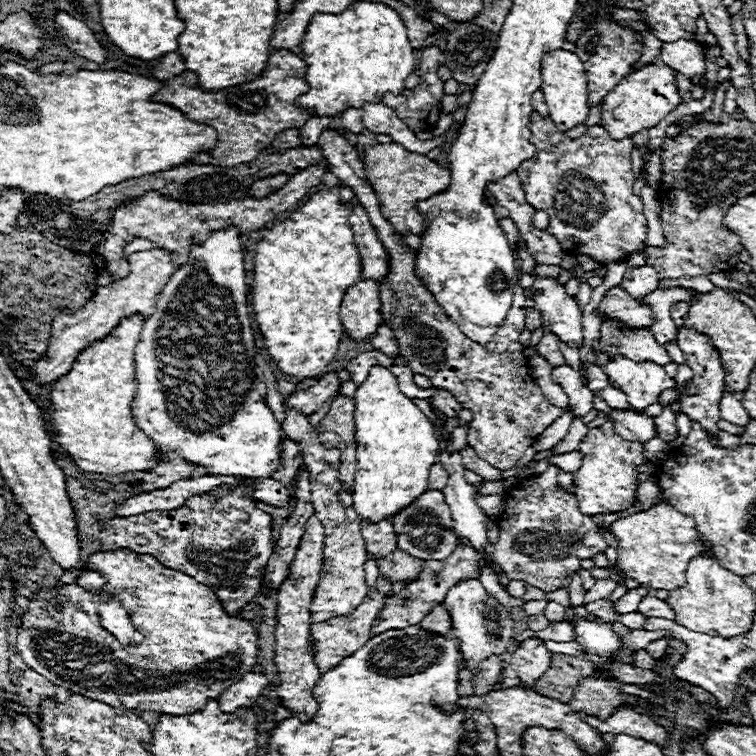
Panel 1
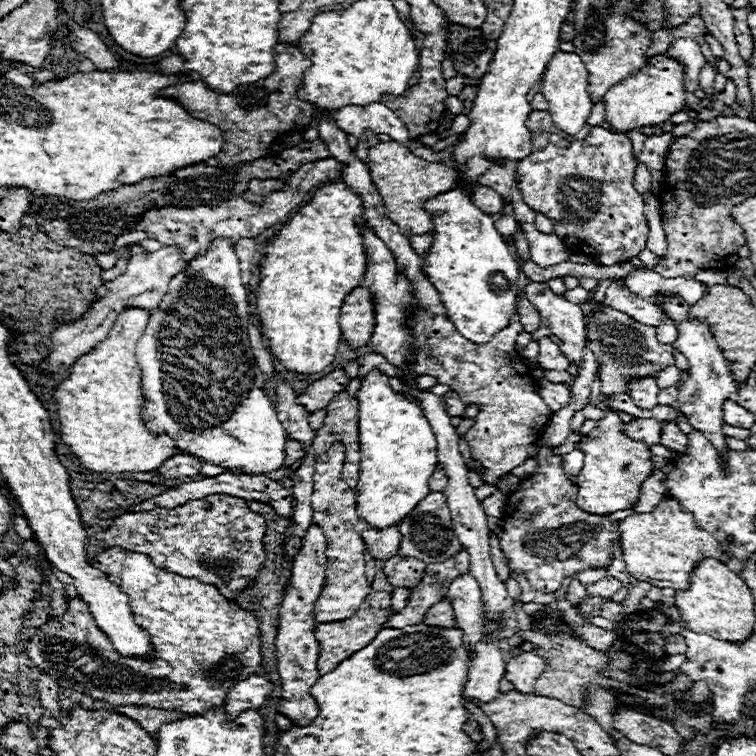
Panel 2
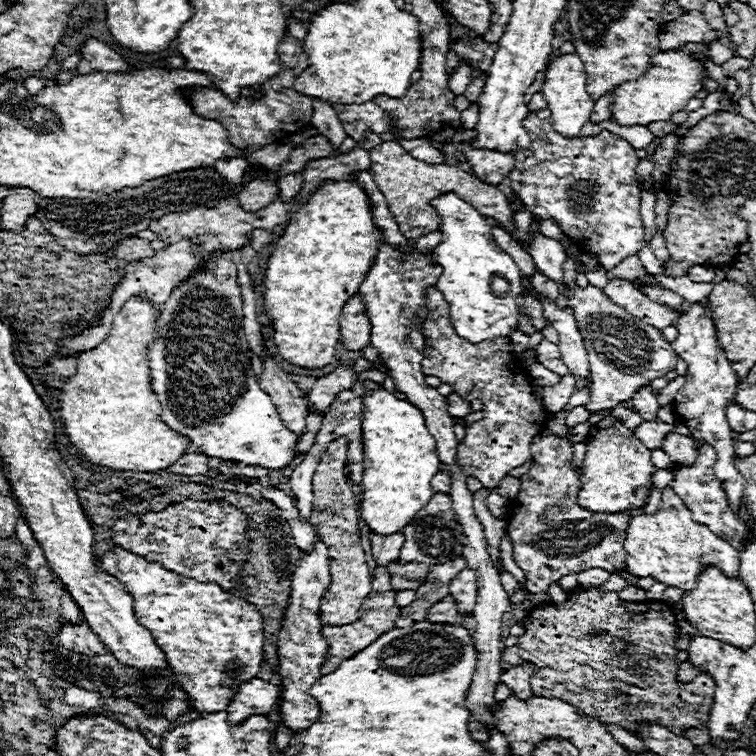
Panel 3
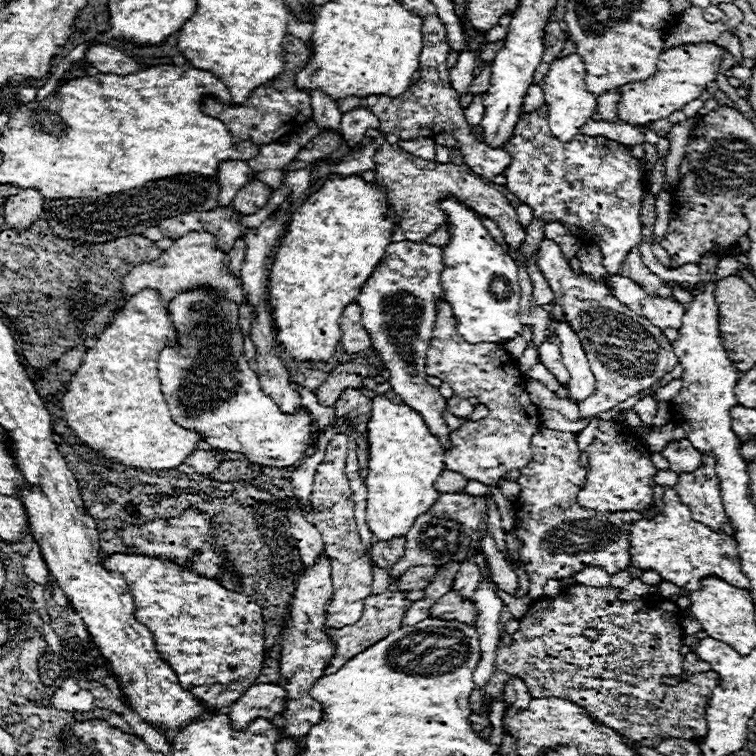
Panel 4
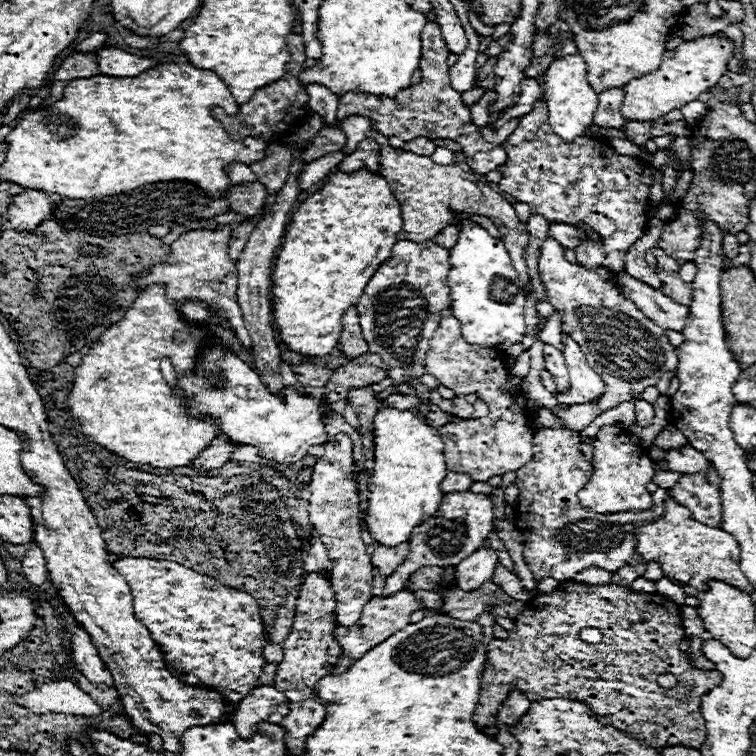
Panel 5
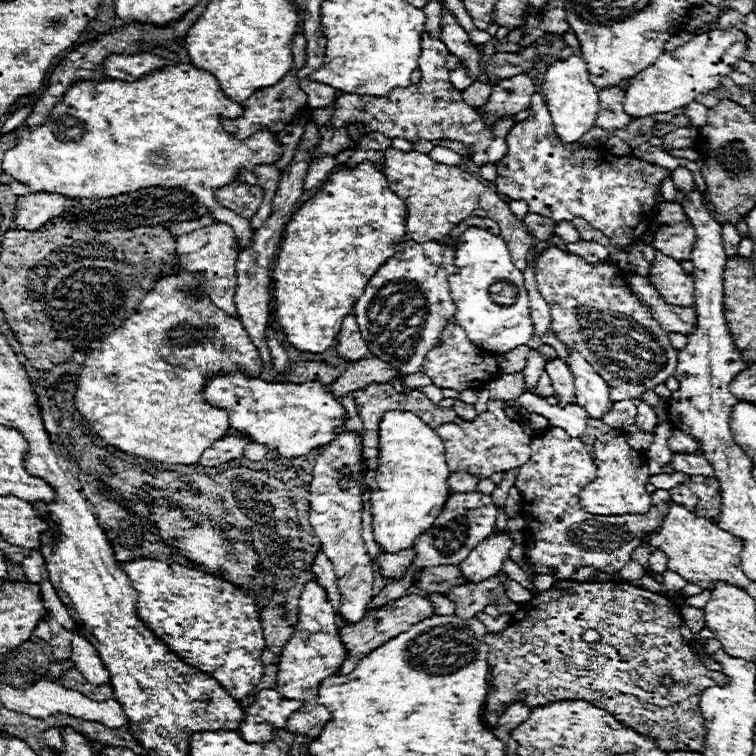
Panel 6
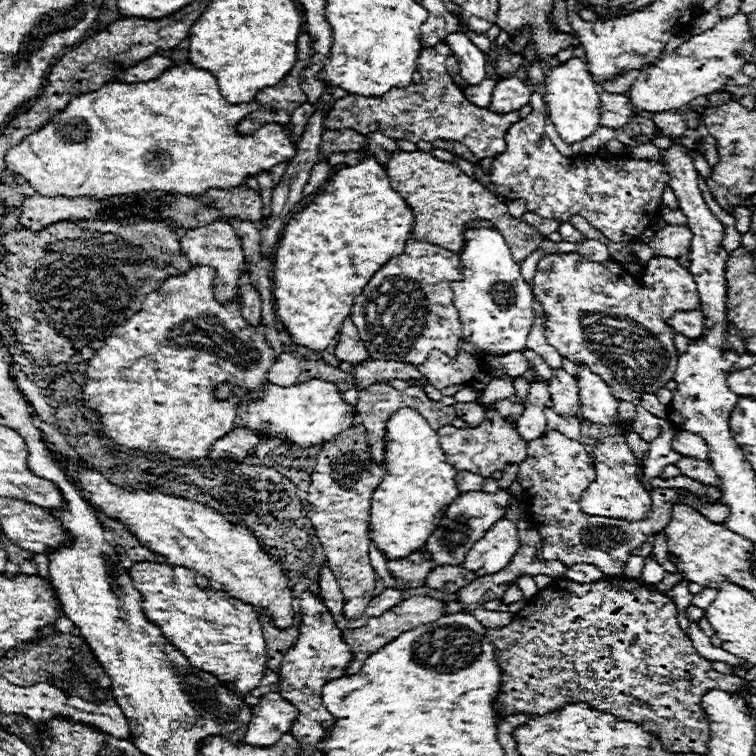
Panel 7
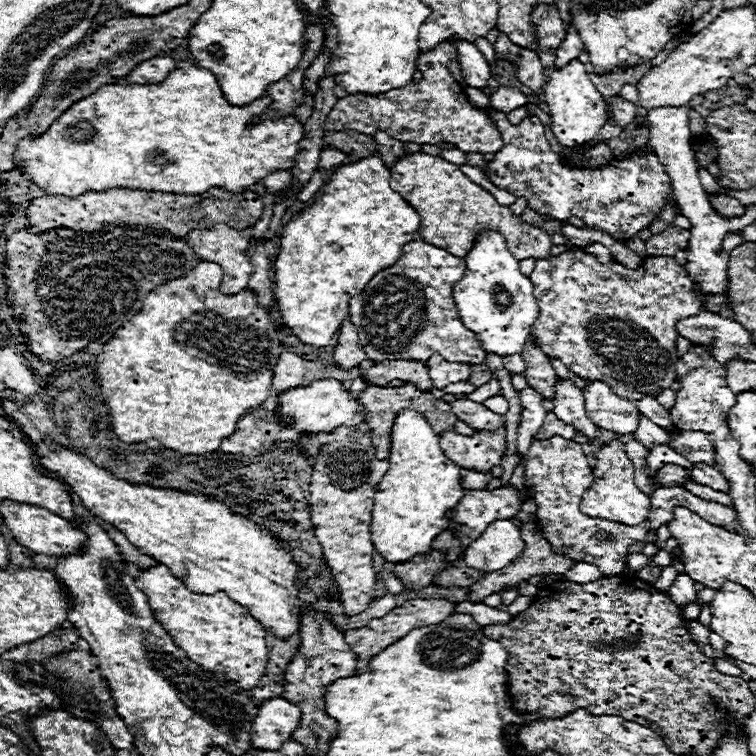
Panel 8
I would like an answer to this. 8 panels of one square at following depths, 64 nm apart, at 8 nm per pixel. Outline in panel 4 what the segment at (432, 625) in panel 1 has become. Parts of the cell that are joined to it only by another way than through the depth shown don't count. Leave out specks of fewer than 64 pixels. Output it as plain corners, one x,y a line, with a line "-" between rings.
450,590
446,596
442,596
442,600
438,600
430,608
430,616
440,618
440,620
474,622
476,620
476,610
474,610
472,602
464,602
462,596
458,596
458,592

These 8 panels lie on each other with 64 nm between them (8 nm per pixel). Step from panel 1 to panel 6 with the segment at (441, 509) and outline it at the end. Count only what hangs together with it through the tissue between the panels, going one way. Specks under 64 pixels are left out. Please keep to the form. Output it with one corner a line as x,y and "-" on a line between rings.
468,492
468,494
450,494
450,498
446,500
446,504
442,506
440,516
434,520
432,528
424,534
420,534
414,542
414,560
410,564
410,568
402,574
402,578
398,580
390,580
384,590
372,598
368,608
378,608
384,602
396,600
398,596
404,596
406,590
412,586
412,574
420,568
426,566
440,566
440,564
452,564
458,566
462,560
466,560
466,556
484,540
494,532
494,522
496,522
496,514
498,508
492,502
492,496
488,494
480,494
480,492

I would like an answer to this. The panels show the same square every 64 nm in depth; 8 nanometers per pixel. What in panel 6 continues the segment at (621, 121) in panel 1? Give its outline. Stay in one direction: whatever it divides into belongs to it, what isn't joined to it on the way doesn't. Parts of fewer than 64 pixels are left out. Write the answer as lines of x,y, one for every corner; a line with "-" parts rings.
710,30
706,34
694,36
690,42
678,46
674,52
666,52
658,58
658,62
638,76
630,78
626,86
624,110
632,118
644,118
652,114
672,112
676,108
684,108
698,94
706,94
720,86
722,76
728,76
734,70
734,62
742,60
746,54
746,38
742,30

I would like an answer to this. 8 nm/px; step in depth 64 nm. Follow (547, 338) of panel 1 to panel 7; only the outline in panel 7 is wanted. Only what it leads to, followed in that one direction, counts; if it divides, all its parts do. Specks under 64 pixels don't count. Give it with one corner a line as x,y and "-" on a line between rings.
564,368
552,370
550,394
552,394
554,410
560,416
578,416
580,420
584,420
580,402
578,402
578,382

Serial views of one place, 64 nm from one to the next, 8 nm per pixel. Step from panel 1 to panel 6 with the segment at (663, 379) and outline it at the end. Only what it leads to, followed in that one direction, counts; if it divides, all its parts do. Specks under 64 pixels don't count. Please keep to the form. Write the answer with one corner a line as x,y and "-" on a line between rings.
638,402
638,416
636,416
636,426
640,430
654,430
656,426
656,414
652,412
652,406
648,406
646,402

